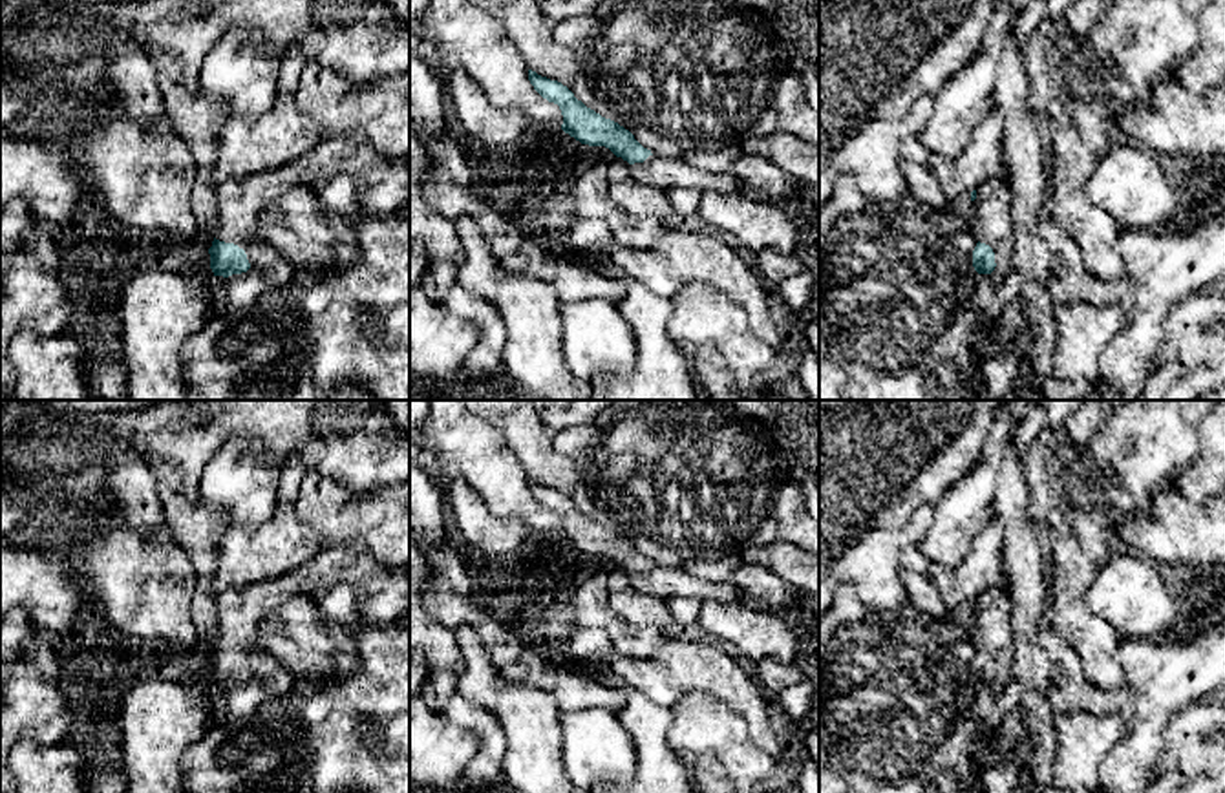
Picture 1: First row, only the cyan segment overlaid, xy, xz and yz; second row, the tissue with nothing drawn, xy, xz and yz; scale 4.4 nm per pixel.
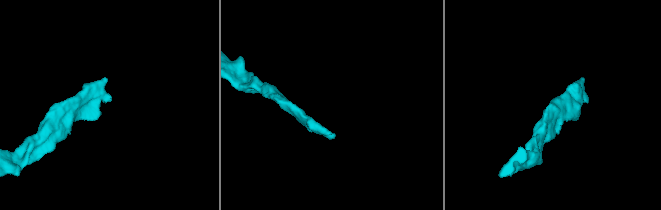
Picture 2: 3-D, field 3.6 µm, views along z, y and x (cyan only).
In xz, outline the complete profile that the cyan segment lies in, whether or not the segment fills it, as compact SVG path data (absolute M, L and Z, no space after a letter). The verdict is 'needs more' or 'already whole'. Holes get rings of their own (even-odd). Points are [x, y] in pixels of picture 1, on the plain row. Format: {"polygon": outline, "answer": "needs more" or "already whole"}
{"polygon": "M528 479L528 490L543 508L559 515L565 543L581 554L609 557L616 566L629 572L631 583L640 592L664 599L697 597L702 603L750 603L740 588L726 581L695 577L684 566L653 565L629 539L587 517L561 492L541 486L532 479Z", "answer": "needs more"}

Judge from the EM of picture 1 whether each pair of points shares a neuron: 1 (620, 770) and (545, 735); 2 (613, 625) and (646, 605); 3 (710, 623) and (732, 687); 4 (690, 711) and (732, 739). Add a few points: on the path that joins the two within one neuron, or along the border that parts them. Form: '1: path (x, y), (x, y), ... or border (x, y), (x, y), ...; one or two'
1: border (558, 713), (564, 770), (567, 773); two
2: border (606, 578), (606, 598), (618, 616), (660, 631); two
3: border (693, 633), (715, 640), (726, 649); two
4: path (701, 722), (721, 731); one

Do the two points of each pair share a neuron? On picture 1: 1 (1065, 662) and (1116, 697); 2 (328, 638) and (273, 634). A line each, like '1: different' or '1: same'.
1: same
2: same

